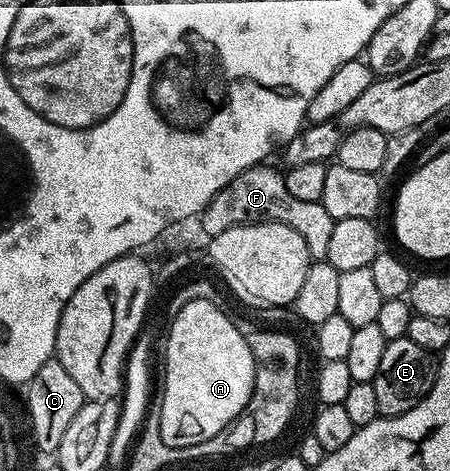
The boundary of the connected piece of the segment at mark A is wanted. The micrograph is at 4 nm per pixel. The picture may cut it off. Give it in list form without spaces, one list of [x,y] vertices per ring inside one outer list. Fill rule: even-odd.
[[[190,299],[188,303],[182,304],[178,308],[180,311],[176,313],[175,320],[171,323],[171,332],[167,335],[167,372],[163,375],[163,392],[161,392],[163,408],[160,411],[161,438],[166,445],[184,449],[195,446],[195,448],[198,448],[209,441],[209,437],[217,437],[217,433],[228,430],[231,424],[234,423],[235,418],[245,409],[251,391],[255,387],[255,359],[251,355],[249,345],[245,341],[243,334],[235,327],[234,318],[230,314],[227,316],[217,304],[218,302],[209,299]]]

